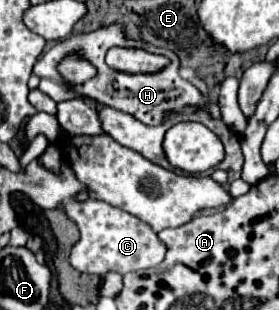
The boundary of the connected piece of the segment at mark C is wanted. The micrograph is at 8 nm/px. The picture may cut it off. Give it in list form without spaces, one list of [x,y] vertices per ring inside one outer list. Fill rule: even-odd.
[[[93,195],[85,203],[71,199],[63,205],[63,209],[81,231],[81,239],[71,249],[69,257],[71,265],[81,273],[93,273],[101,277],[107,271],[117,271],[125,275],[129,271],[153,267],[165,257],[165,247],[159,243],[157,233],[147,223],[117,207],[111,207],[109,203],[93,199]]]

